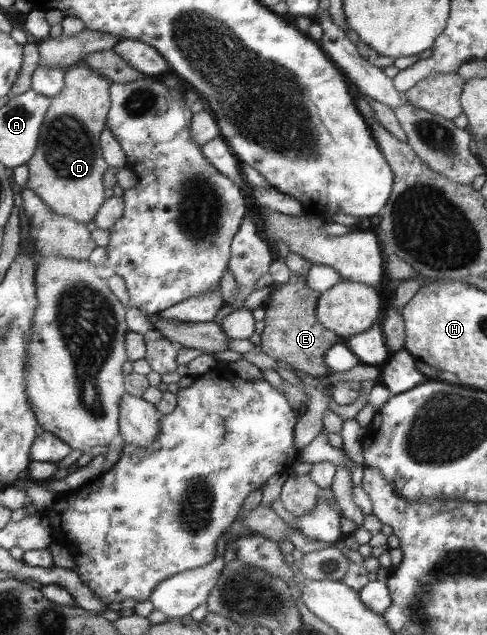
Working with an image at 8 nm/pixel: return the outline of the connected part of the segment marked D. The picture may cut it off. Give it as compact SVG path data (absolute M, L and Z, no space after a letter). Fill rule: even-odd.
M76 64L68 67L64 72L64 83L61 92L49 99L49 108L43 117L43 124L39 129L39 137L37 148L31 159L25 165L28 168L28 180L24 187L35 192L38 198L50 208L51 212L58 213L61 216L69 216L71 220L78 223L89 223L95 218L102 207L105 199L105 189L103 189L102 175L107 170L108 165L101 159L101 151L99 151L99 131L103 129L105 123L105 115L109 114L109 95L107 93L109 83L101 79L99 75L95 75L93 70L85 69L85 65ZM57 117L69 117L73 121L77 121L79 125L71 125L77 129L65 129L63 125L57 125Z

